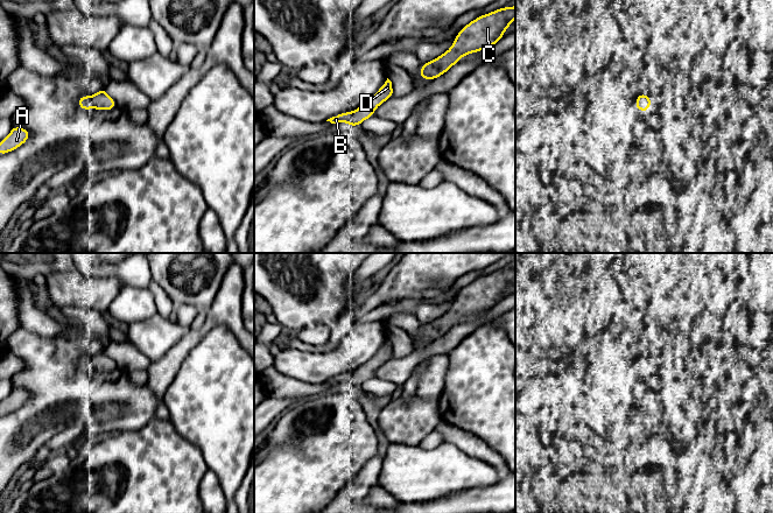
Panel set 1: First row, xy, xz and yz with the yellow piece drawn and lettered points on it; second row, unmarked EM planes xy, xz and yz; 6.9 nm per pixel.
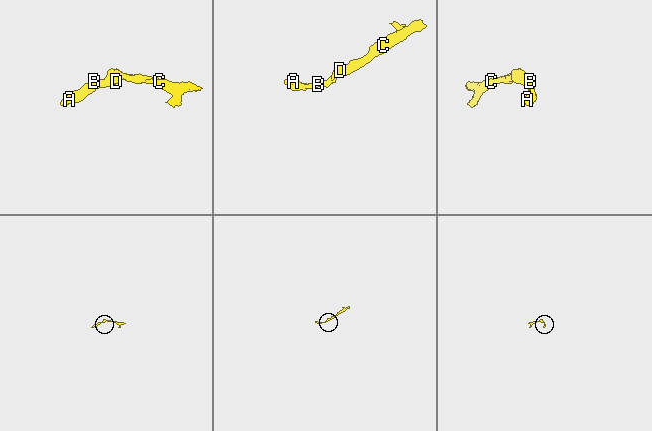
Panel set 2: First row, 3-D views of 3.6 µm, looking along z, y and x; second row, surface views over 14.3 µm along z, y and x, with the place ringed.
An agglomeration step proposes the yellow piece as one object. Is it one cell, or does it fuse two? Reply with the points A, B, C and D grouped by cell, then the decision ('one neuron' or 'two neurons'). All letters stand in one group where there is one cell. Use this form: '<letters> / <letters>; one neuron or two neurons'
A B C D; one neuron

